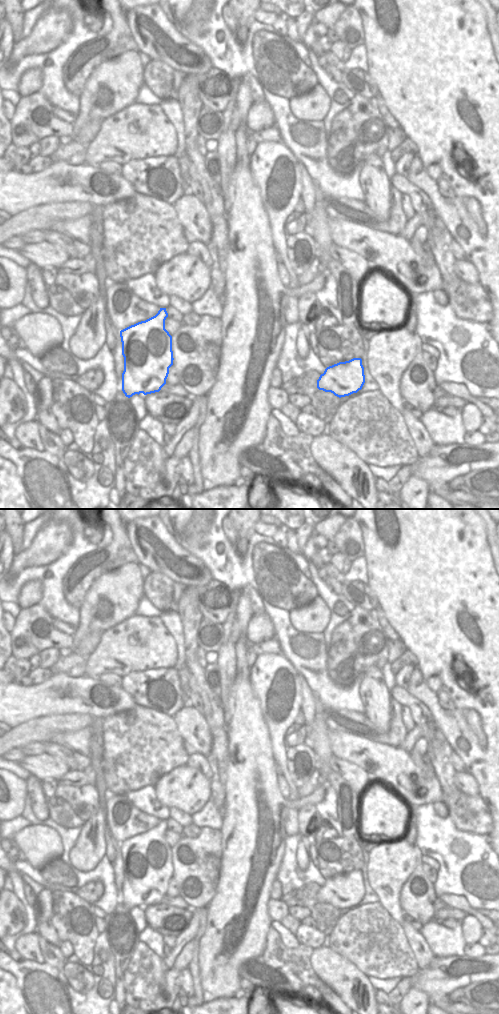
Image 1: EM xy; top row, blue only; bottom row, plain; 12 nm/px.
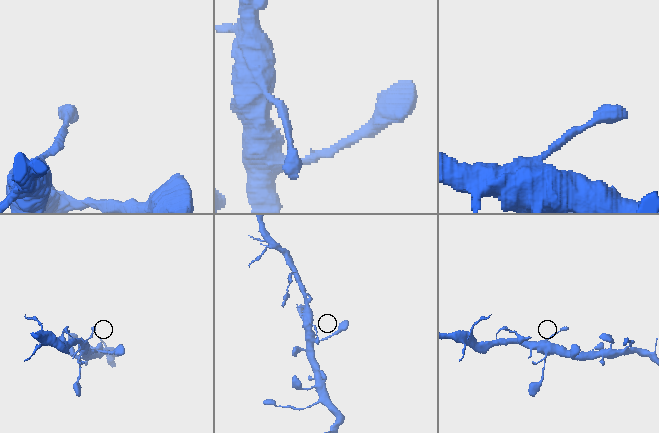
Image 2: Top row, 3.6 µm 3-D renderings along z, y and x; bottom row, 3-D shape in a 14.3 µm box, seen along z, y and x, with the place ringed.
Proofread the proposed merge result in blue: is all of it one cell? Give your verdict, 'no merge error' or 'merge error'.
no merge error

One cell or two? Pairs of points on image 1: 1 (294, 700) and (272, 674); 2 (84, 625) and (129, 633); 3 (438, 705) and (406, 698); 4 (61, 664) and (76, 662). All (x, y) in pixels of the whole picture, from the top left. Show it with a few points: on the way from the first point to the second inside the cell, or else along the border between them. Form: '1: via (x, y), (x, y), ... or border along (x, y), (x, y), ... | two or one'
1: via (287, 696), (277, 686), (275, 681) | one
2: border along (128, 617), (102, 632) | two
3: border along (405, 689), (425, 705), (434, 721) | two
4: via (65, 664), (72, 663) | one

